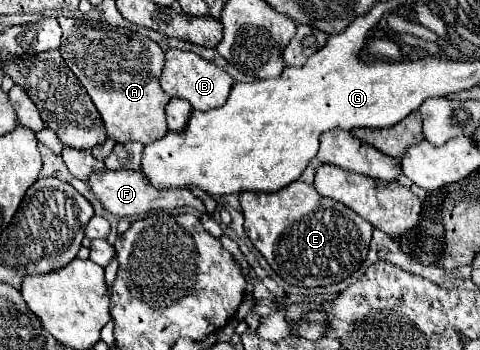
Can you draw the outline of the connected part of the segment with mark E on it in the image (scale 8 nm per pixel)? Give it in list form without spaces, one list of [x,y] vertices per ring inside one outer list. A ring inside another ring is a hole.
[[[293,181],[275,193],[241,193],[245,233],[273,271],[291,285],[319,287],[347,279],[367,257],[373,225],[339,201],[325,199],[313,185]]]

